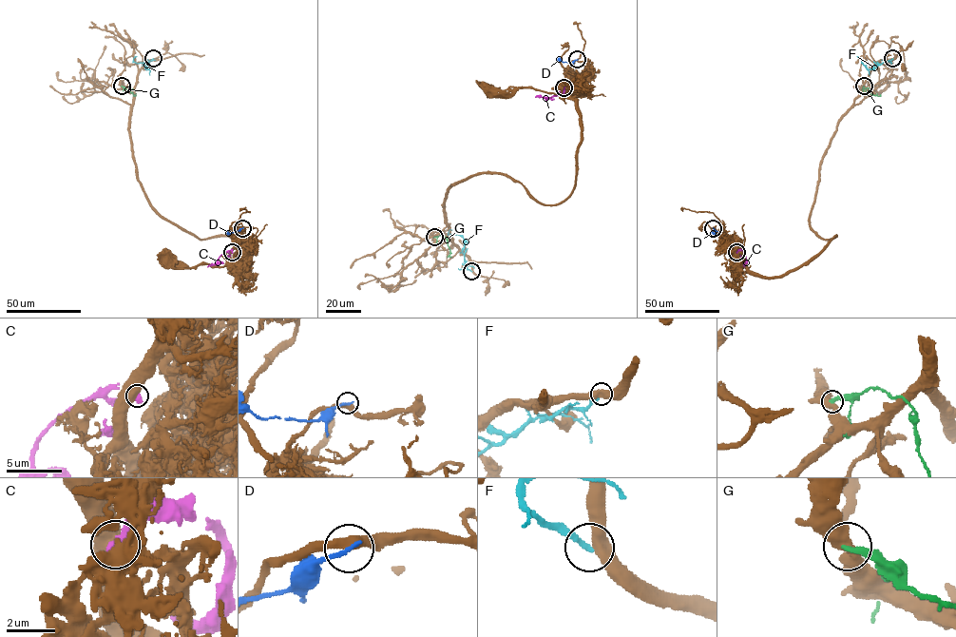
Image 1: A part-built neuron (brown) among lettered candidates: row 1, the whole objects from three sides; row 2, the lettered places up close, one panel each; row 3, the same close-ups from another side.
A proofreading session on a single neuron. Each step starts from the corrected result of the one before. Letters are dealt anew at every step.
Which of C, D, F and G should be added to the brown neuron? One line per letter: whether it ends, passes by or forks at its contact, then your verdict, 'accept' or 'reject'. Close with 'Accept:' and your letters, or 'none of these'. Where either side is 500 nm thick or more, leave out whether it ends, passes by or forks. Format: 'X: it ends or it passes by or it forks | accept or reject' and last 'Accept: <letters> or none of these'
C: reject
D: it ends | reject
F: it ends | reject
G: reject
Accept: none of these

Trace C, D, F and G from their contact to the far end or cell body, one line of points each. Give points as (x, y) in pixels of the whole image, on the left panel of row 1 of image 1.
C: (232, 252), (226, 251), (207, 267)
D: (242, 228), (230, 234), (226, 232)
F: (153, 58), (146, 62), (147, 69), (144, 63), (133, 61), (136, 56)
G: (122, 86), (134, 96), (136, 94)

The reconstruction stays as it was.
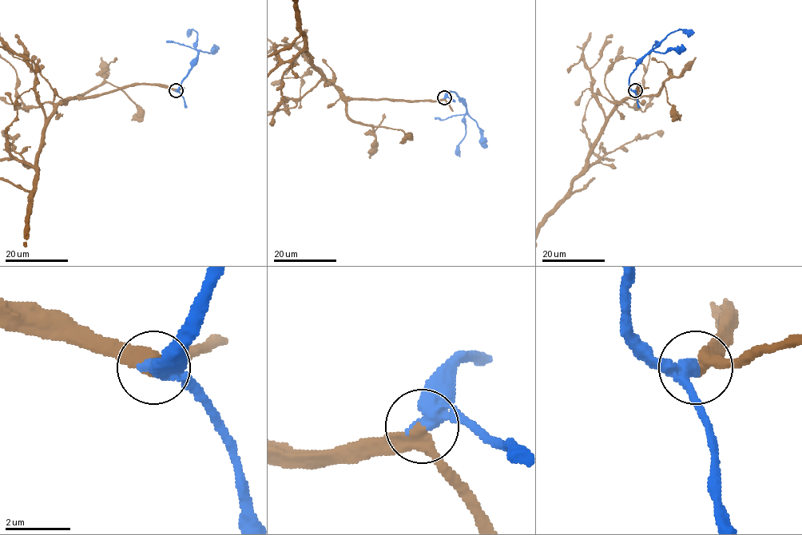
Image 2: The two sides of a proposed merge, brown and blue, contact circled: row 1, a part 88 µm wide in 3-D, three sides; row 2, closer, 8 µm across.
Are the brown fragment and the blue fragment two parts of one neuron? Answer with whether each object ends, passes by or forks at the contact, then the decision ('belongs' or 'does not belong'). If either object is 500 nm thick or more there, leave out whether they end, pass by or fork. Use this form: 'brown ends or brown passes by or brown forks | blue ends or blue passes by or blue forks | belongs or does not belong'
brown passes by | blue passes by | belongs

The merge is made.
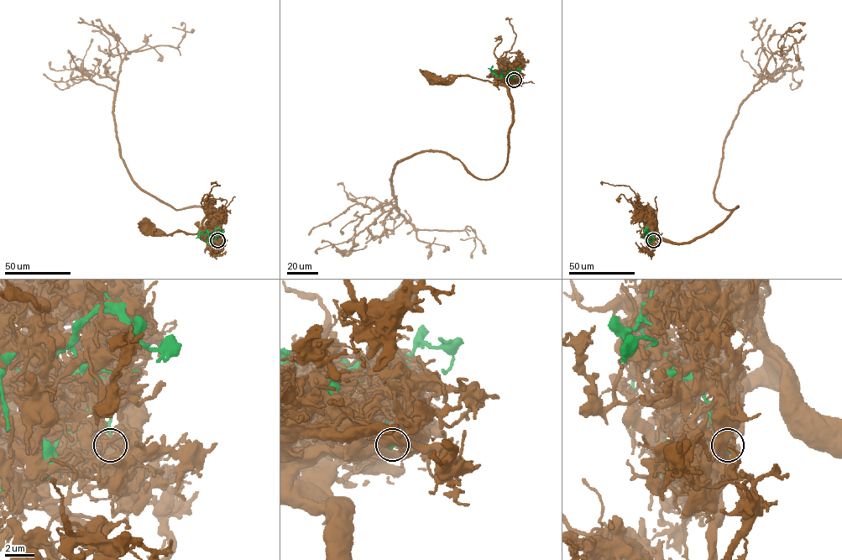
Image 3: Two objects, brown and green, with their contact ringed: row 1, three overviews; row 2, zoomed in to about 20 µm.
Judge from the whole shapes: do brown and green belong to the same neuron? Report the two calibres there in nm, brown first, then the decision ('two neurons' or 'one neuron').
600/280 nm | two neurons

